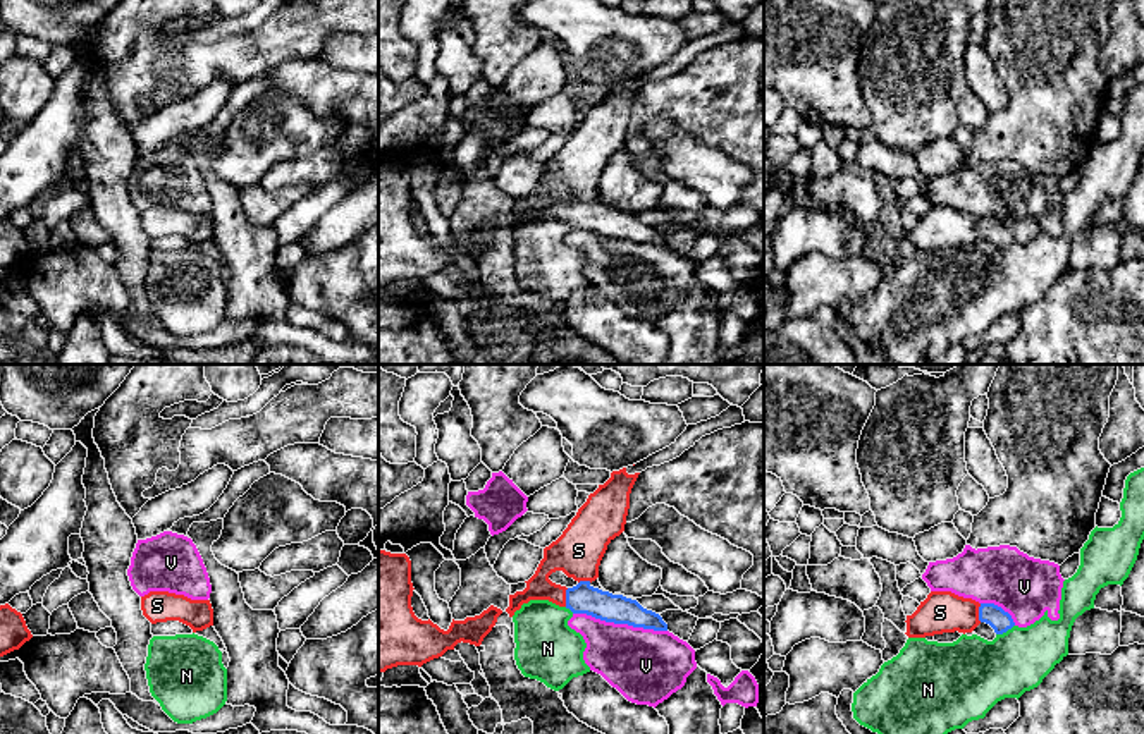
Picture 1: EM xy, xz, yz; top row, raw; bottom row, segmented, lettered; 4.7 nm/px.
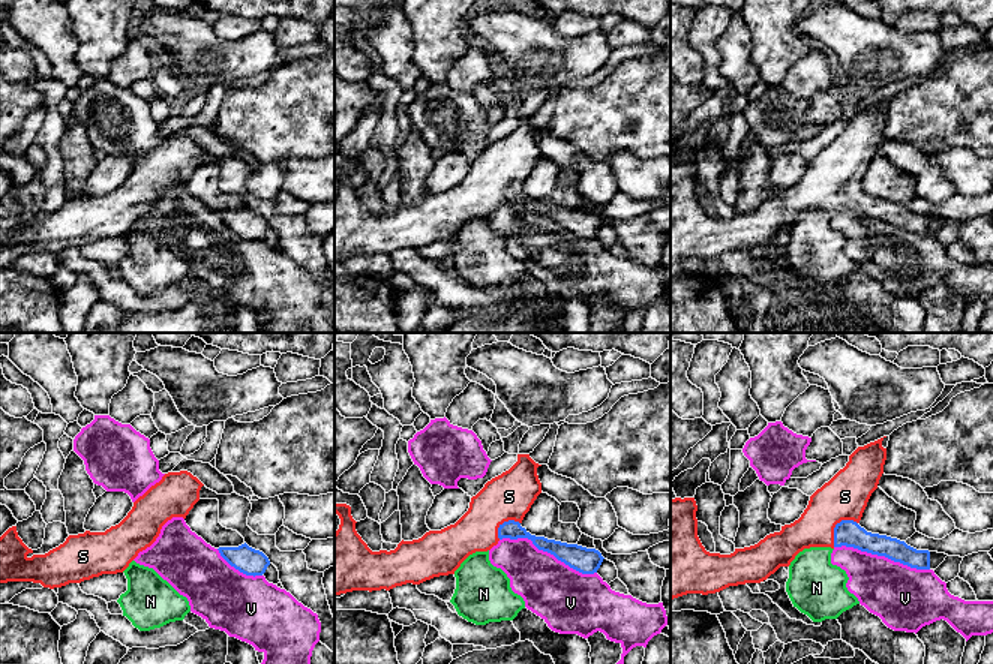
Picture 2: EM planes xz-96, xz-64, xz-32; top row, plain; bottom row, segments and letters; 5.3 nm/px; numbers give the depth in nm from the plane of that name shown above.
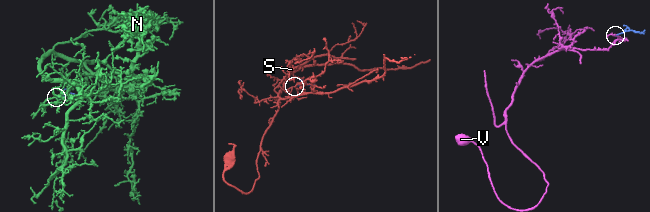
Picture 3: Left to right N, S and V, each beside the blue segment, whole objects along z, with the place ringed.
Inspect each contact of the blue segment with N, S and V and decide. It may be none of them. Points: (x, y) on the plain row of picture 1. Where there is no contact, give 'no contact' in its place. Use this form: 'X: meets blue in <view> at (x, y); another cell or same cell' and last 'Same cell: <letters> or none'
N: meets blue in yz at (1005, 246); another cell
S: meets blue in xz at (566, 212); same cell
V: meets blue in xz at (620, 238); another cell
Same cell: S

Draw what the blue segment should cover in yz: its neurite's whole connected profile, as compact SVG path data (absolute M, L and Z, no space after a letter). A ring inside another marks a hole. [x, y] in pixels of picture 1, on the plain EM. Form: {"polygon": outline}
{"polygon": "M931 206L912 230L907 230L907 251L926 253L943 248L972 248L981 237L989 239L996 249L1003 249L1015 241L1012 230L994 218L979 218L972 213L958 211L951 206Z"}

